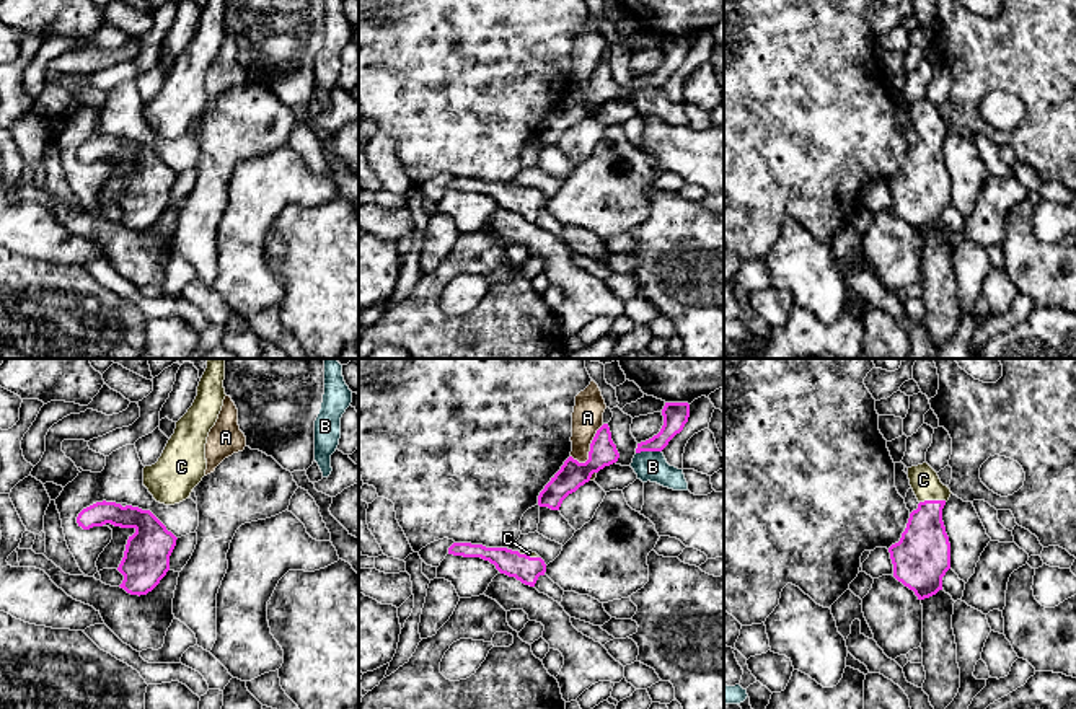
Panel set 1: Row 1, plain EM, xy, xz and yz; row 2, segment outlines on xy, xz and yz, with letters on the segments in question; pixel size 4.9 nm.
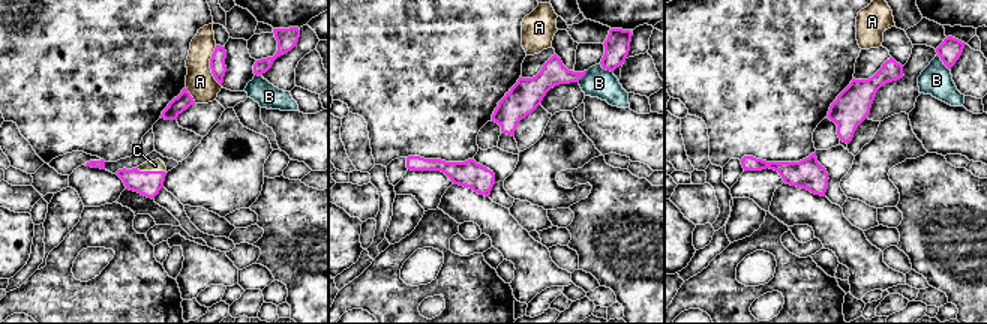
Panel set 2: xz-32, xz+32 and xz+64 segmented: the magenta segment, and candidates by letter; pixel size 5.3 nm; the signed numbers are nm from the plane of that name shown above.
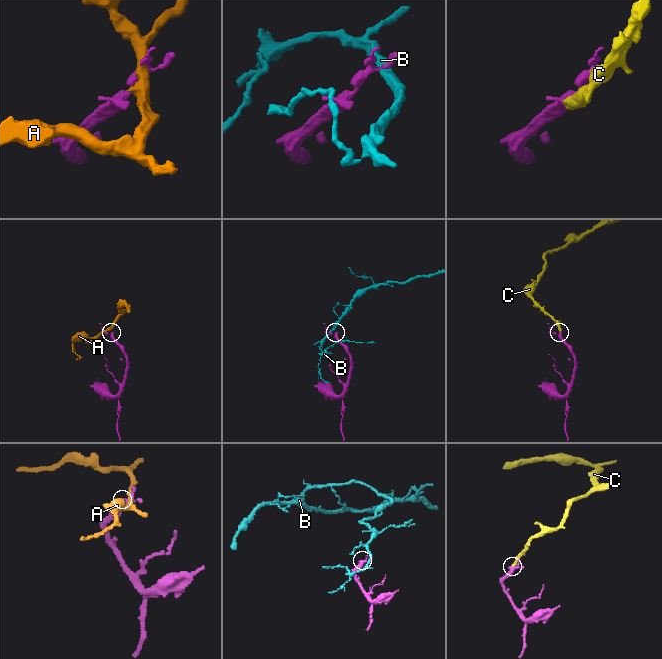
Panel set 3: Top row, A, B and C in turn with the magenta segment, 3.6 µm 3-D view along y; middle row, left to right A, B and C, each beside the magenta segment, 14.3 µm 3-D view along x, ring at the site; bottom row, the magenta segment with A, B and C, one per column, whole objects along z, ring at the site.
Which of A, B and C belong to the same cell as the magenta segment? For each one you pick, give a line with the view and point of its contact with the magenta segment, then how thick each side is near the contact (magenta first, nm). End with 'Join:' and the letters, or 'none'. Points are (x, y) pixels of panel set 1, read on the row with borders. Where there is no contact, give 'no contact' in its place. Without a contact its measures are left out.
C: yz (933, 501) | 260/140 nm
Join: C

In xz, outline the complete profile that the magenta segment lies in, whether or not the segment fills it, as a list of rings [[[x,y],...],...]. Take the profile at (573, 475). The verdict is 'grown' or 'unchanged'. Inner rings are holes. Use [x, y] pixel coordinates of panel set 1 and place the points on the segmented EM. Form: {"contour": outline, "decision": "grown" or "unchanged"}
{"contour": [[[603,424],[590,443],[589,460],[585,463],[579,463],[569,456],[561,469],[540,492],[538,505],[559,510],[562,500],[569,494],[575,492],[580,486],[589,482],[593,473],[598,473],[605,466],[616,463],[618,458],[620,453],[611,440],[610,427],[608,424]]], "decision": "unchanged"}

